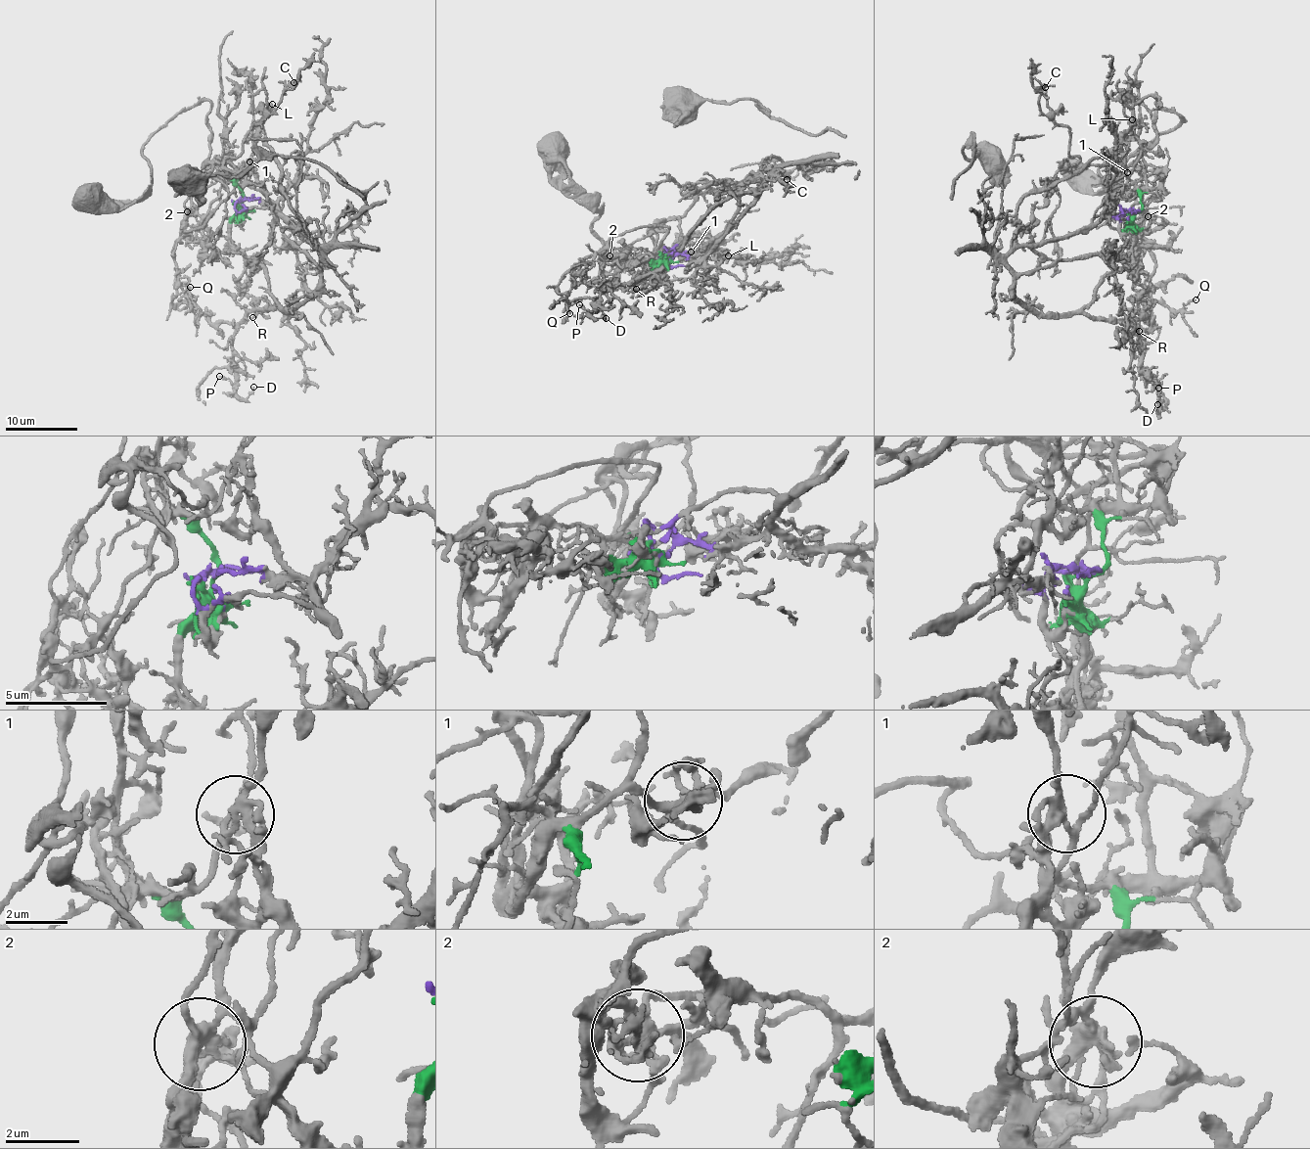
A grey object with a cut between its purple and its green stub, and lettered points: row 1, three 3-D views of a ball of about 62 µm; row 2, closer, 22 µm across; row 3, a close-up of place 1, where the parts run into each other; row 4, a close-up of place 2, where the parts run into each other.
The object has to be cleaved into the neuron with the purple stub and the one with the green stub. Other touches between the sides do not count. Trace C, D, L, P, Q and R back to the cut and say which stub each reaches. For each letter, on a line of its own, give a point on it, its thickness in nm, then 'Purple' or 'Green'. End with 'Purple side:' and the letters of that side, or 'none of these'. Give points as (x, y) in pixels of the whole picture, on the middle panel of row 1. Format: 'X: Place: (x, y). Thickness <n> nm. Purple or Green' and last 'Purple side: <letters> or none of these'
C: Place: (787, 179). Thickness 170 nm. Green
D: Place: (606, 318). Thickness 190 nm. Purple
L: Place: (728, 255). Thickness 300 nm. Green
P: Place: (579, 304). Thickness 200 nm. Purple
Q: Place: (569, 313). Thickness 160 nm. Green
R: Place: (636, 289). Thickness 170 nm. Purple
Purple side: D, P, R

